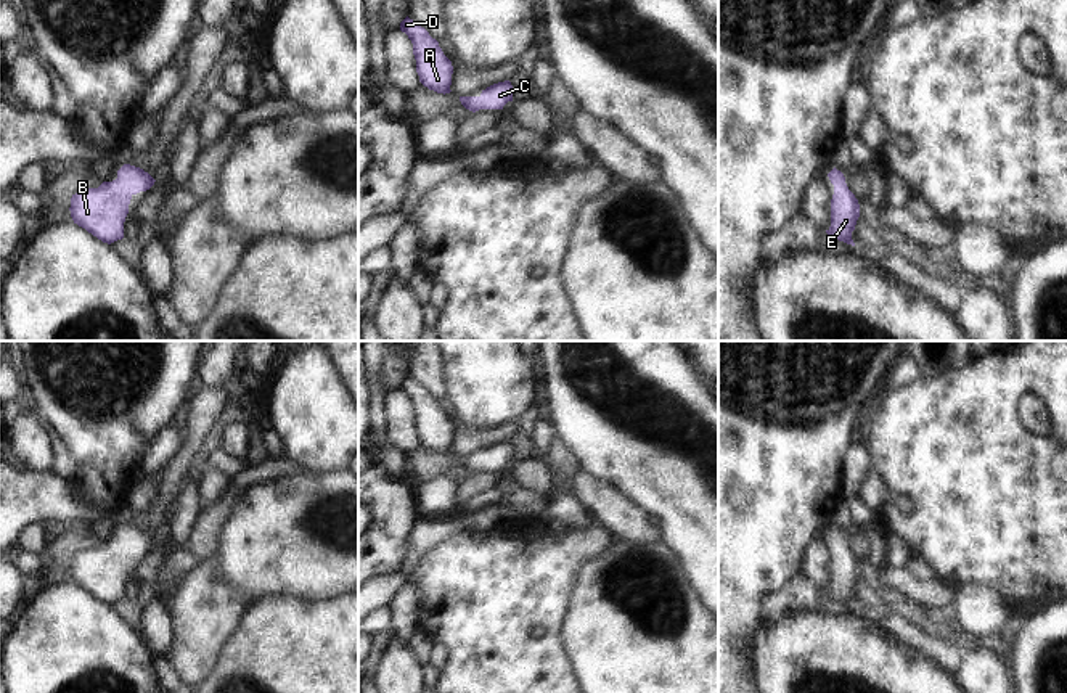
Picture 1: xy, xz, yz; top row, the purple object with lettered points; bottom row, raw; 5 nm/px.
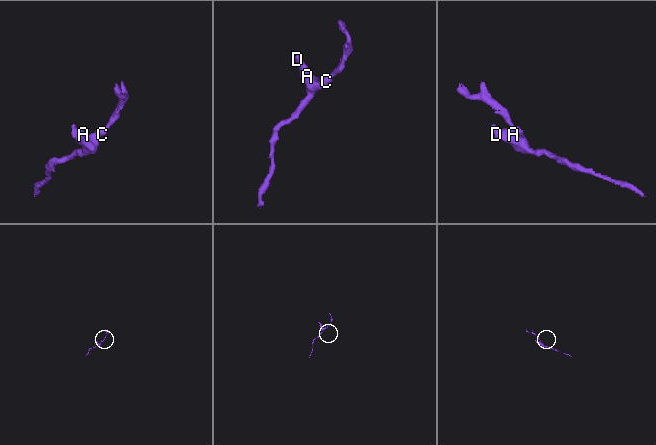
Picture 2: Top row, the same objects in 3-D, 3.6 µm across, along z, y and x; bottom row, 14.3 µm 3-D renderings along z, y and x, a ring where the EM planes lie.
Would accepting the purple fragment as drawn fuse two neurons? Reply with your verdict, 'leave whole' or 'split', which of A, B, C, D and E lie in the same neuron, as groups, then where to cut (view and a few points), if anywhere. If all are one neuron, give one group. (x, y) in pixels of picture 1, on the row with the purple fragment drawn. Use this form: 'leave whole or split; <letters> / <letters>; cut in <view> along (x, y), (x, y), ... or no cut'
leave whole; A B C D E; no cut

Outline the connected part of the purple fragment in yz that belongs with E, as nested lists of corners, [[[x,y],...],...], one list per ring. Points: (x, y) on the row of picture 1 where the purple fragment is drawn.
[[[836,167],[828,174],[834,185],[831,199],[831,227],[826,233],[839,241],[855,246],[852,232],[855,230],[860,217],[860,204],[855,195],[848,190],[845,177]]]

